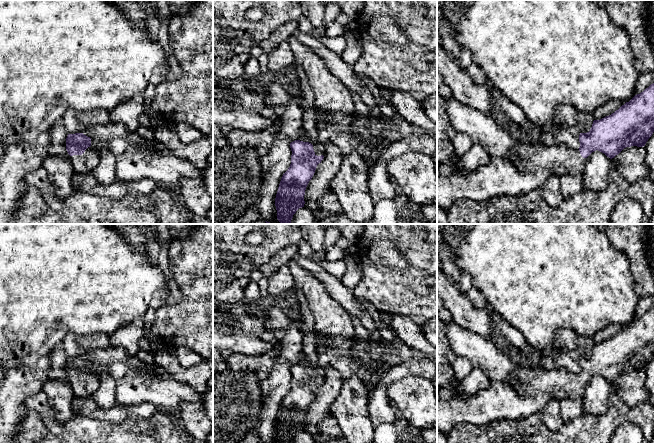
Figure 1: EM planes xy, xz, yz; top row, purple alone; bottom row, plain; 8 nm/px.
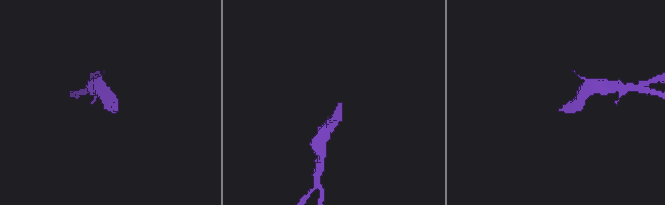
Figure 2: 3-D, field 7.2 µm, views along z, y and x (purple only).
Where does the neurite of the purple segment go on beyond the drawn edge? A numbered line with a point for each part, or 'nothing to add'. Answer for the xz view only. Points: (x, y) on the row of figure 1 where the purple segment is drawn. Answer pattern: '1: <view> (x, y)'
1: xz (306, 99)

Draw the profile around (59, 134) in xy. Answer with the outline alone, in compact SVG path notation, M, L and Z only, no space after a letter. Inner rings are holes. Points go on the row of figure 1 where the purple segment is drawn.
M61 120L57 121L51 132L51 141L50 147L48 150L48 155L51 156L60 156L63 158L70 159L71 156L68 154L66 150L66 138L68 136L68 132L65 129L64 124Z

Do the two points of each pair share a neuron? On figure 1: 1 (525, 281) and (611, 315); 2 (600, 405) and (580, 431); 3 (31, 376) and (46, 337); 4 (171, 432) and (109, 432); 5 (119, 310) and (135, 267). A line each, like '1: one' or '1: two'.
1: one
2: two
3: two
4: one
5: one

